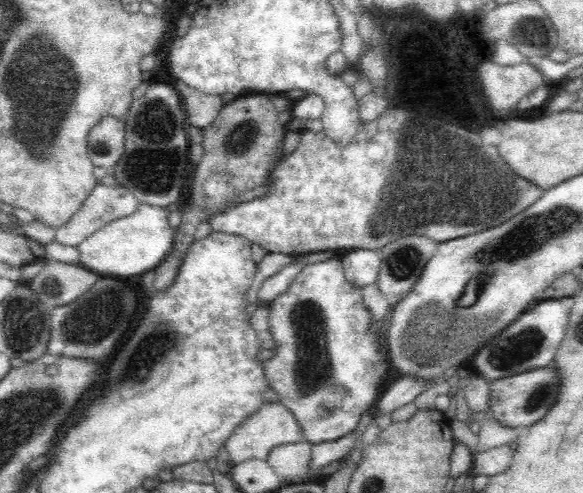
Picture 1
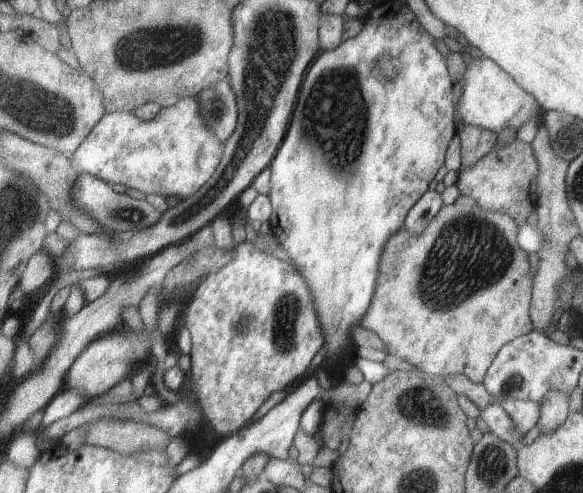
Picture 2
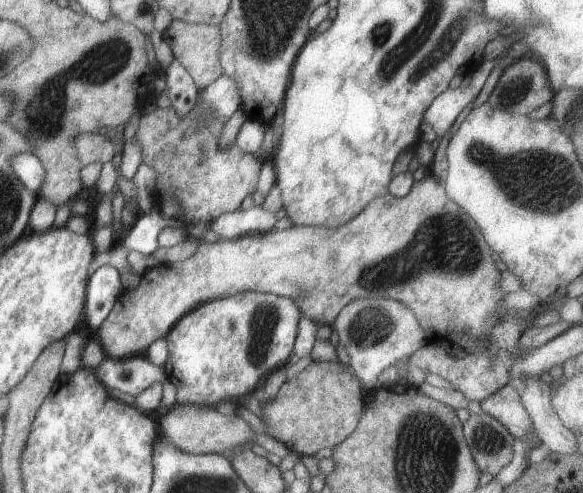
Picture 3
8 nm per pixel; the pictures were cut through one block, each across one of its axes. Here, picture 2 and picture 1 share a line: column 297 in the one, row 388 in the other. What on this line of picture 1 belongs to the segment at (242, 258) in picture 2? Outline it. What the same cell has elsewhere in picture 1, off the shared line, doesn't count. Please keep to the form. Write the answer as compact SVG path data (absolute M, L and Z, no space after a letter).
M339 255L324 262L318 262L318 264L304 265L292 281L292 284L288 286L286 292L278 295L268 306L270 308L269 331L275 342L275 353L273 357L264 362L263 371L265 372L267 383L277 394L277 402L283 404L292 412L294 418L301 426L305 441L311 446L312 444L320 444L320 442L334 442L334 440L346 436L348 432L356 430L358 424L367 421L369 415L372 414L372 410L374 410L374 406L378 402L378 396L381 394L380 386L382 386L382 380L386 378L386 374L390 370L390 363L388 362L389 358L386 348L382 348L382 343L372 333L372 330L374 330L374 320L372 314L368 311L364 302L362 302L362 291L349 280L346 280Z

